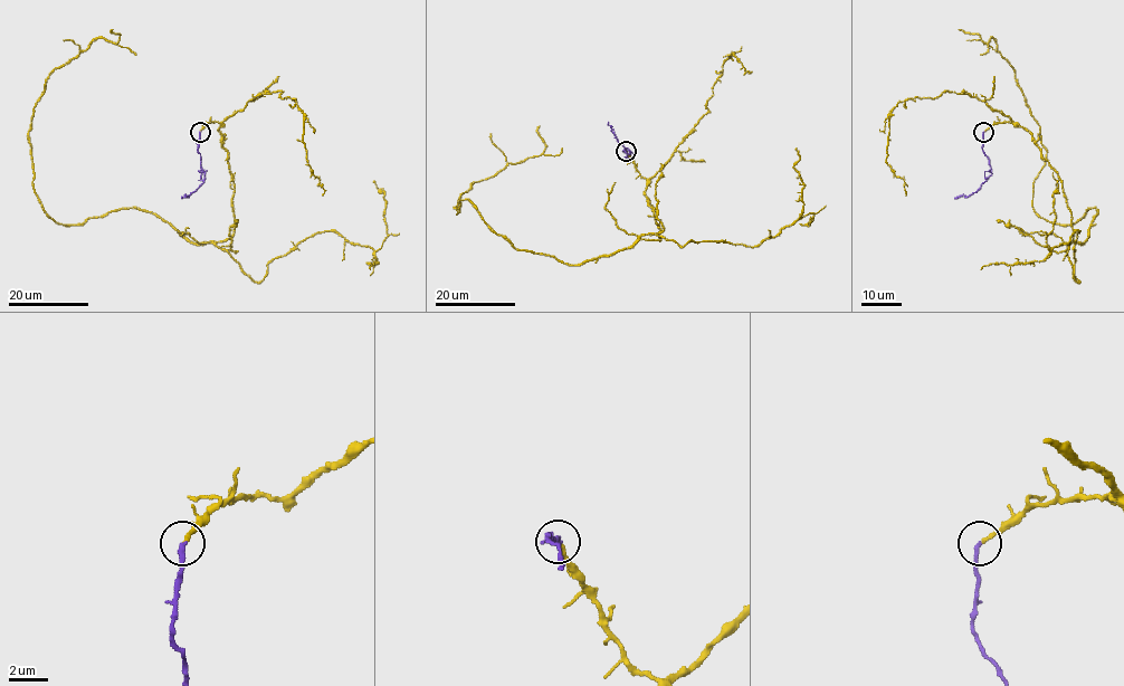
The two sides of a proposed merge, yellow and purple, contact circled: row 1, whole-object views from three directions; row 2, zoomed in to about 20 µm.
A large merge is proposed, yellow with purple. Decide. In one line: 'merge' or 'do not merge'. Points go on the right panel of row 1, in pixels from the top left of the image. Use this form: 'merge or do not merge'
merge

